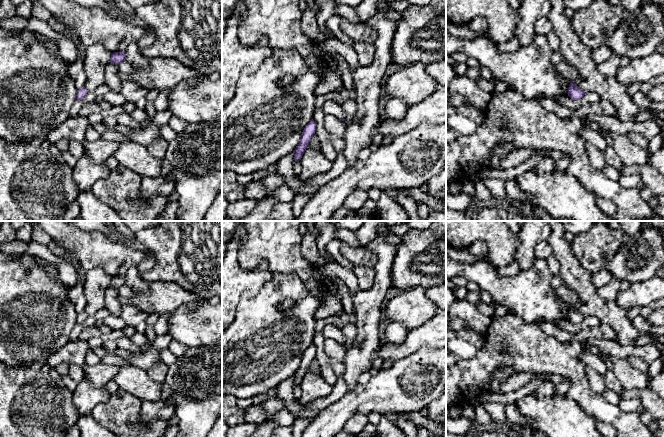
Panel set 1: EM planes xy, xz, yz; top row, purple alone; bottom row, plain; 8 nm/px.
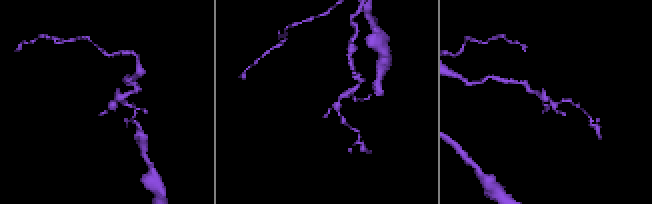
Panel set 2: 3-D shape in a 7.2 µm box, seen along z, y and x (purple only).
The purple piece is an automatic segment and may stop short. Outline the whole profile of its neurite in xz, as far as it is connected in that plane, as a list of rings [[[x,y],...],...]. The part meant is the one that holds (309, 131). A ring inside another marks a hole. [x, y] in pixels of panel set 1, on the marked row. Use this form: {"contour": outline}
{"contour": [[[312,119],[304,128],[301,135],[300,142],[293,152],[295,162],[298,162],[301,160],[304,152],[307,149],[308,143],[310,142],[311,138],[315,134],[315,131],[316,131],[316,122]]]}

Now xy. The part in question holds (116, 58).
{"contour": [[[114,52],[111,55],[110,61],[113,64],[120,64],[125,61],[126,53],[124,52]]]}

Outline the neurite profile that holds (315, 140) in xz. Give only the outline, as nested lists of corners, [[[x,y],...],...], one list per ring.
[[[315,133],[308,143],[307,148],[316,148],[321,150],[320,138],[321,136]]]

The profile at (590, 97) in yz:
[[[588,91],[581,99],[580,103],[587,104],[587,103],[594,103],[596,100],[599,100],[600,96],[596,92]]]

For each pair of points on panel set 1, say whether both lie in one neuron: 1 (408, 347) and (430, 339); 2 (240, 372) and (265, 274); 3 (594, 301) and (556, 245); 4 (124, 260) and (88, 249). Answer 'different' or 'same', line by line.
1: same
2: different
3: same
4: same

